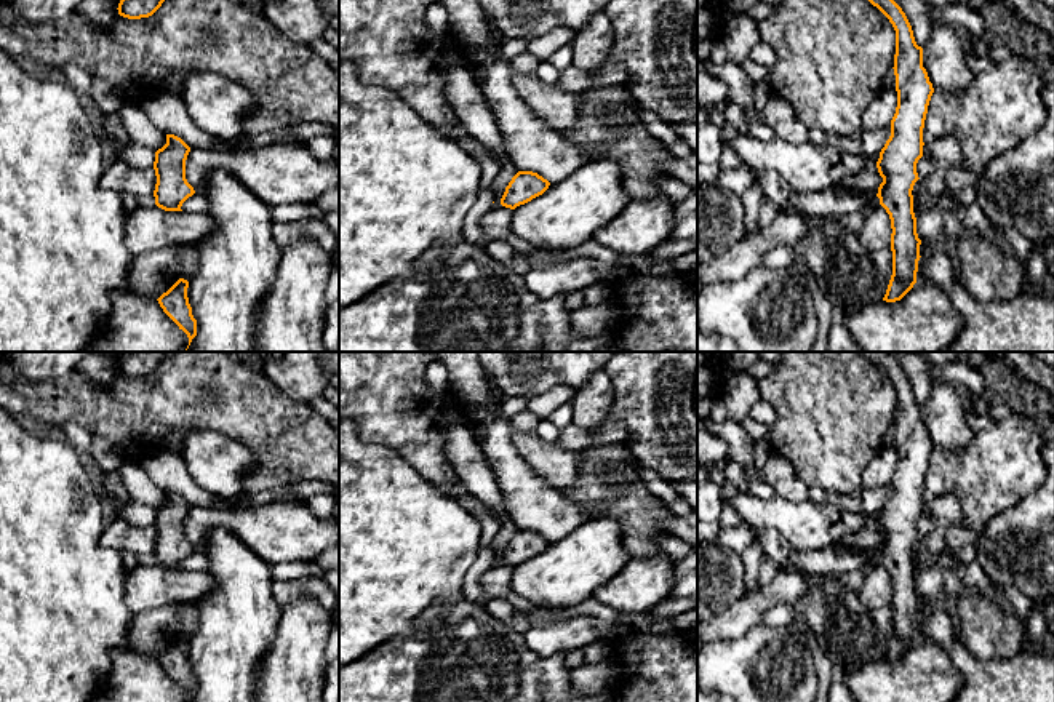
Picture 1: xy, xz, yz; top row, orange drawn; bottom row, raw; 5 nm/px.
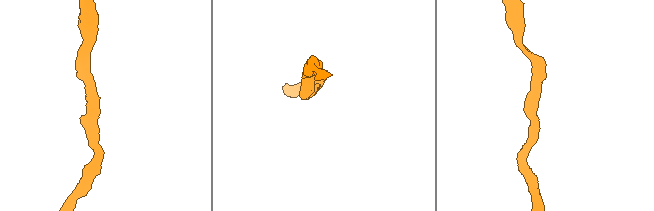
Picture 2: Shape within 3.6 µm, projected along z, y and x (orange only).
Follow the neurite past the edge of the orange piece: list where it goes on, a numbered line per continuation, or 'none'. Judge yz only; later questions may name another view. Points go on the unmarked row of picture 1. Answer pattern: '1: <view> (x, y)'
none

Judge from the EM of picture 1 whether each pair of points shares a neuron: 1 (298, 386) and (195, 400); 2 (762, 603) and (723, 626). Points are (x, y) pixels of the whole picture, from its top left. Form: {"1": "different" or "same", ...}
{"1": "different", "2": "same"}

